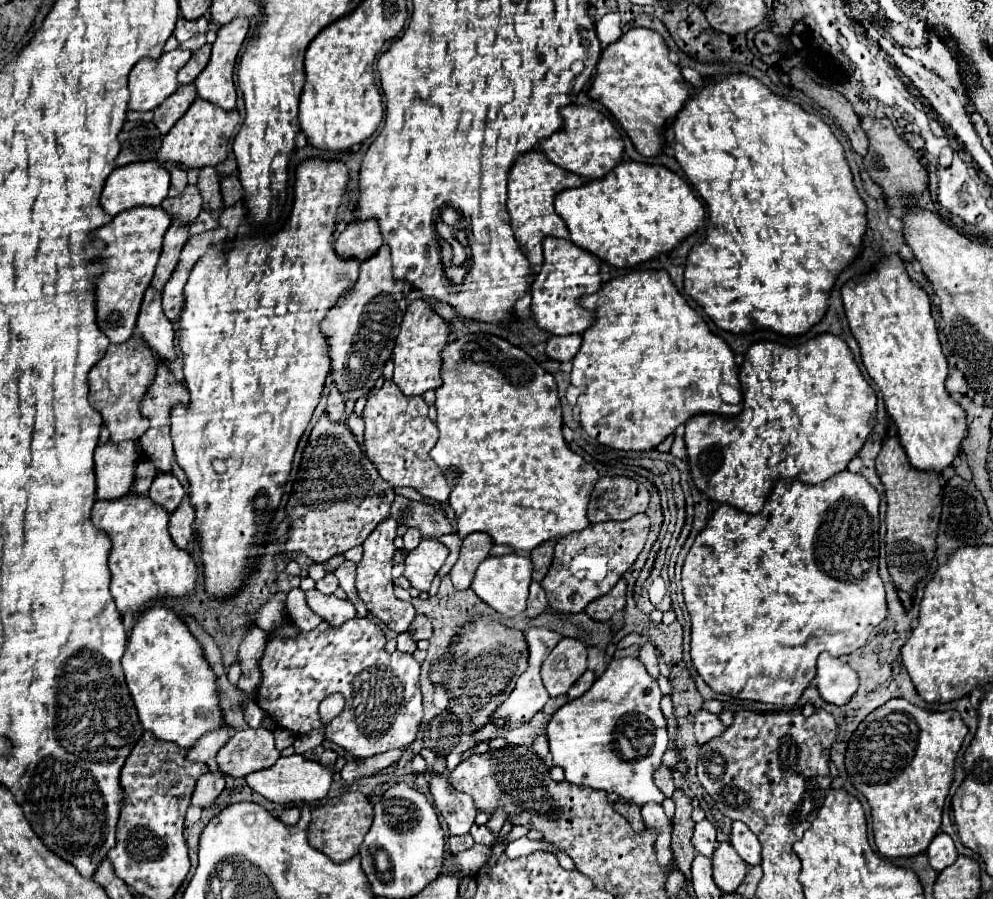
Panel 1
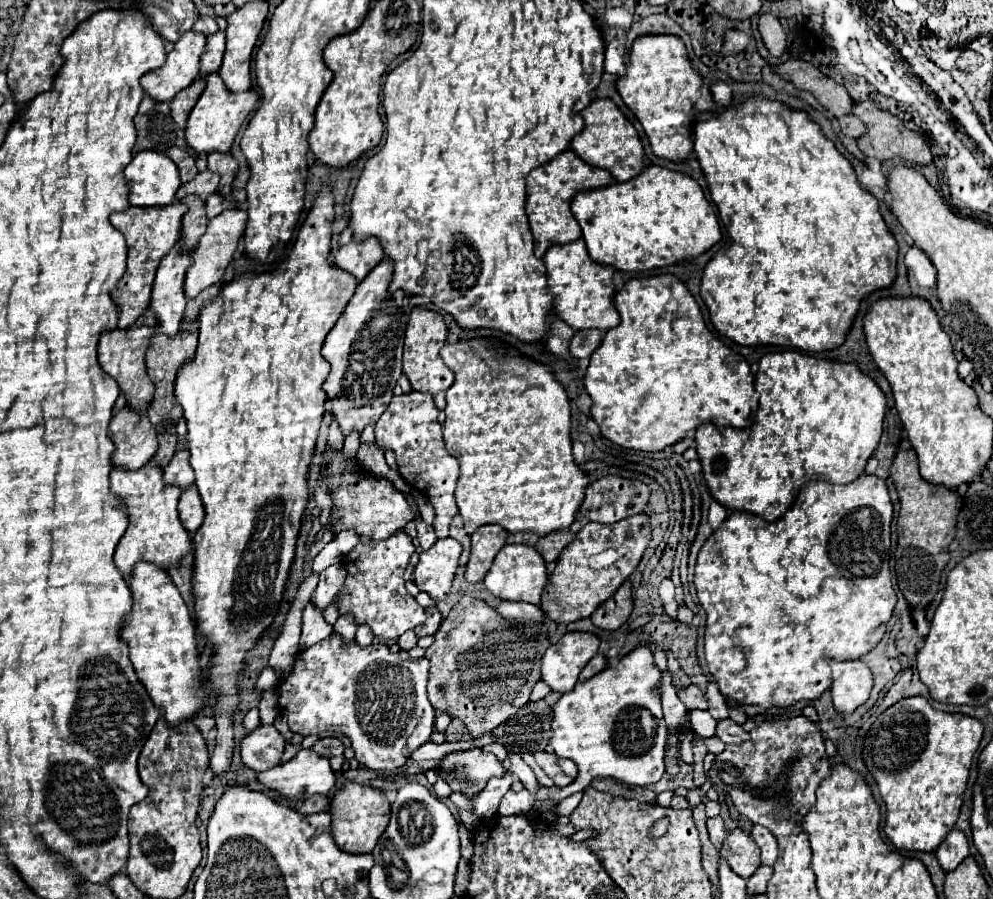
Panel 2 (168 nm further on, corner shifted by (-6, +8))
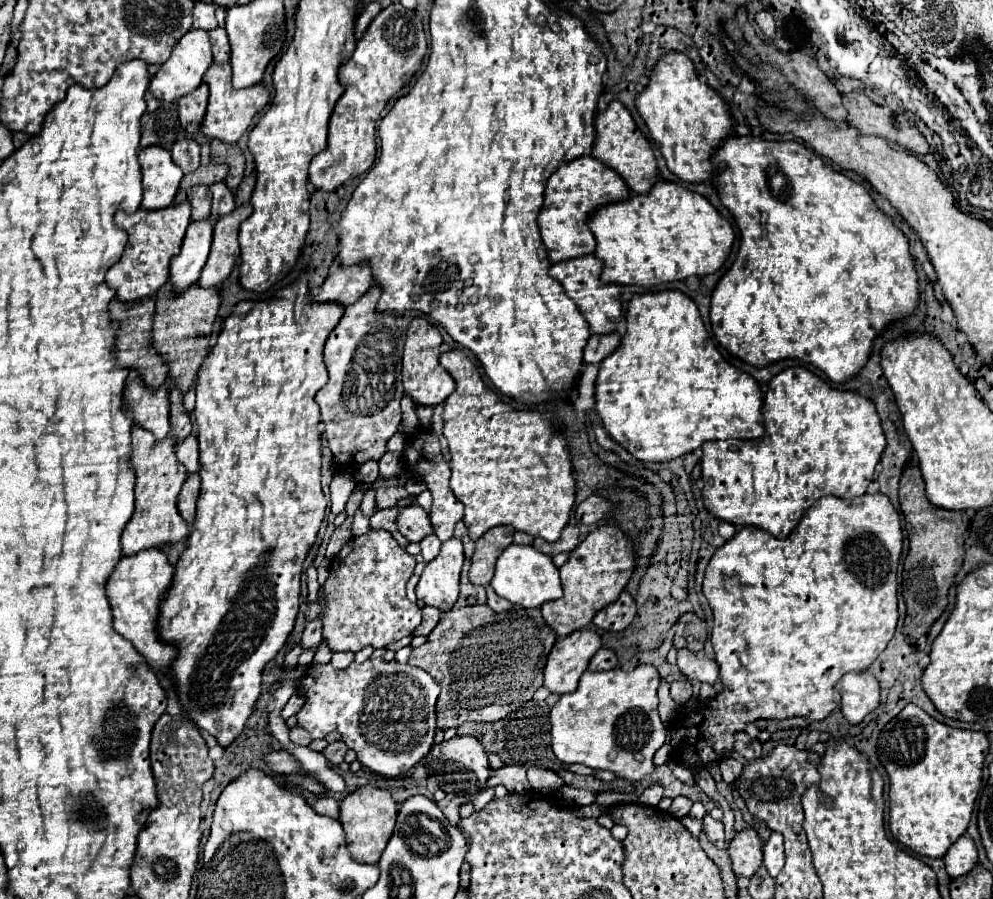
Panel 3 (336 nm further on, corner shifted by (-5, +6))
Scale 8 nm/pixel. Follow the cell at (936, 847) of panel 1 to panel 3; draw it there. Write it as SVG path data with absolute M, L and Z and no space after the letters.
M965 833L961 839L957 839L957 843L953 843L953 847L949 847L943 861L951 879L957 879L965 875L965 871L971 871L977 865L977 847L973 839Z

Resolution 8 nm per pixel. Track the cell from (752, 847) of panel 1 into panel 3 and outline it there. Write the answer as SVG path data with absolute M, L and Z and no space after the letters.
M773 833L769 837L769 841L765 843L763 847L763 853L765 853L765 867L769 871L771 877L777 877L785 865L785 849L783 849L783 835L781 833Z

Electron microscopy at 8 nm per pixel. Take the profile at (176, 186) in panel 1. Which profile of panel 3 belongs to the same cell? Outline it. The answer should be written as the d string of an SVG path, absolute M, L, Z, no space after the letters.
M181 139L173 145L171 155L183 173L195 171L199 165L199 143L193 139Z

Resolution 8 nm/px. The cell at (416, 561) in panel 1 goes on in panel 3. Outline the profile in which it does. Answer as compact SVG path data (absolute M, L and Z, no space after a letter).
M457 537L441 545L437 559L427 563L417 585L417 599L425 605L437 607L441 613L449 611L459 597L459 573L463 567L463 545Z

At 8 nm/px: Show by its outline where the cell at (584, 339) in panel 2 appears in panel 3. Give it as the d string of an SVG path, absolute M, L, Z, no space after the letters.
M617 331L609 335L591 335L583 353L585 363L601 363L619 347L619 343L621 343L621 335Z

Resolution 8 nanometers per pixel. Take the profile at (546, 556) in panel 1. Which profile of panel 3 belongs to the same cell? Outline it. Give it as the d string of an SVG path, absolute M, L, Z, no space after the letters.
M567 525L563 531L561 531L561 537L555 541L555 543L549 543L545 539L539 539L535 537L533 539L533 547L539 549L541 553L545 555L551 555L555 557L557 553L567 553L567 551L573 551L579 543L579 529L573 527L573 525Z

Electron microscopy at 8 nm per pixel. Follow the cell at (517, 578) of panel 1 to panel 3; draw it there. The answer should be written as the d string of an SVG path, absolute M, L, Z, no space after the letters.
M509 545L501 557L497 559L495 577L491 581L497 595L503 599L521 605L521 607L541 607L547 601L561 599L561 581L559 581L559 569L553 565L553 559L531 545Z

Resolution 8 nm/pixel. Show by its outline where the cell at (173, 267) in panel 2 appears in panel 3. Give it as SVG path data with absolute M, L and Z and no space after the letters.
M191 221L181 245L181 253L171 261L171 283L177 291L187 289L199 279L199 273L209 257L213 241L213 221Z

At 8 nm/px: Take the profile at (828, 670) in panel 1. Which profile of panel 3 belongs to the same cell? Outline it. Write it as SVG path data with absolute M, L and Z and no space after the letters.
M871 671L849 673L841 681L841 713L851 725L861 723L879 707L879 681Z

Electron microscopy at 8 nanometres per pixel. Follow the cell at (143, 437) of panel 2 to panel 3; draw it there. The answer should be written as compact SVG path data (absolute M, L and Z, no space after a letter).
M141 377L129 383L125 391L125 405L133 409L133 419L155 437L169 433L169 391L165 385L149 389Z

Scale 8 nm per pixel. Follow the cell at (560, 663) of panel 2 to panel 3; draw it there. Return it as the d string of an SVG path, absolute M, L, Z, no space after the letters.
M583 629L559 639L549 653L545 665L543 685L551 693L573 693L579 685L579 677L589 665L589 659L601 647L601 637L595 631Z

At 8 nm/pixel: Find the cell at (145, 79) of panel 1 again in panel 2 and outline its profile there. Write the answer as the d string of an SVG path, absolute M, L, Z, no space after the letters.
M184 33L184 37L180 37L168 53L168 63L140 77L140 85L146 95L154 101L170 101L178 91L188 87L198 77L204 45L206 37L202 33Z

